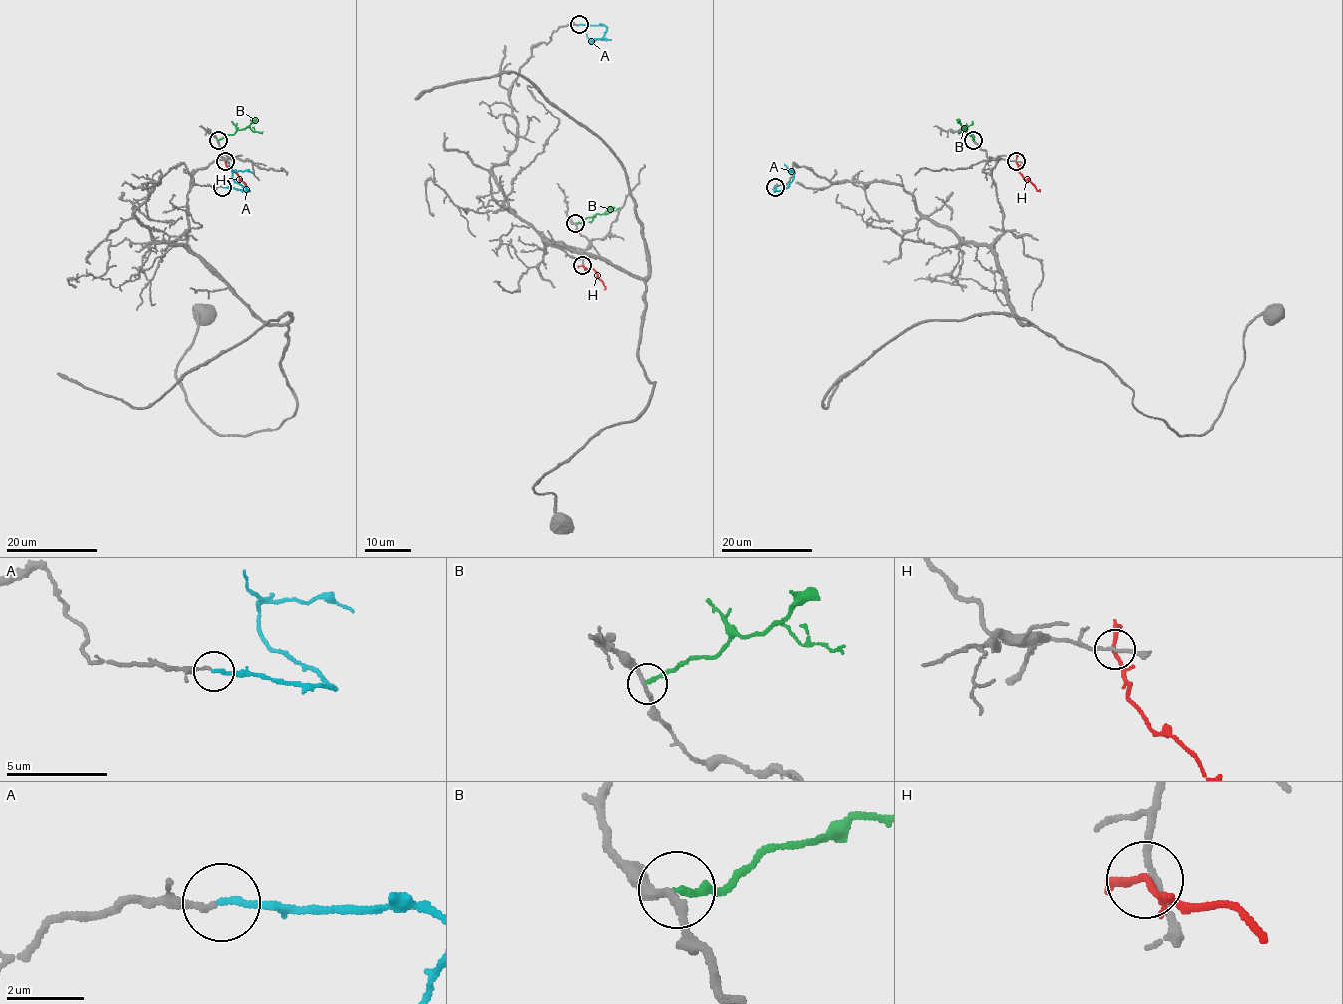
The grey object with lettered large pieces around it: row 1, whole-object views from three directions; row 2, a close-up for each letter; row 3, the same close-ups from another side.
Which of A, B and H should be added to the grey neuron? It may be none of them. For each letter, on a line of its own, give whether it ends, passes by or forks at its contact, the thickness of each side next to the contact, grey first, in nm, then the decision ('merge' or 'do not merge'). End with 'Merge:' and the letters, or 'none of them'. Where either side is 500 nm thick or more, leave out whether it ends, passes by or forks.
A: it ends | 160/160 nm | merge
B: it ends | 200/180 nm | do not merge
H: it passes by | 140/160 nm | do not merge
Merge: A

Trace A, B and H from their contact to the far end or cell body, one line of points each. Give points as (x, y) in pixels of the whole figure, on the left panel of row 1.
A: (222, 186), (249, 190), (234, 181), (232, 173), (249, 170), (254, 174)
B: (218, 141), (247, 127), (254, 131), (263, 131)
H: (225, 161), (247, 189)

